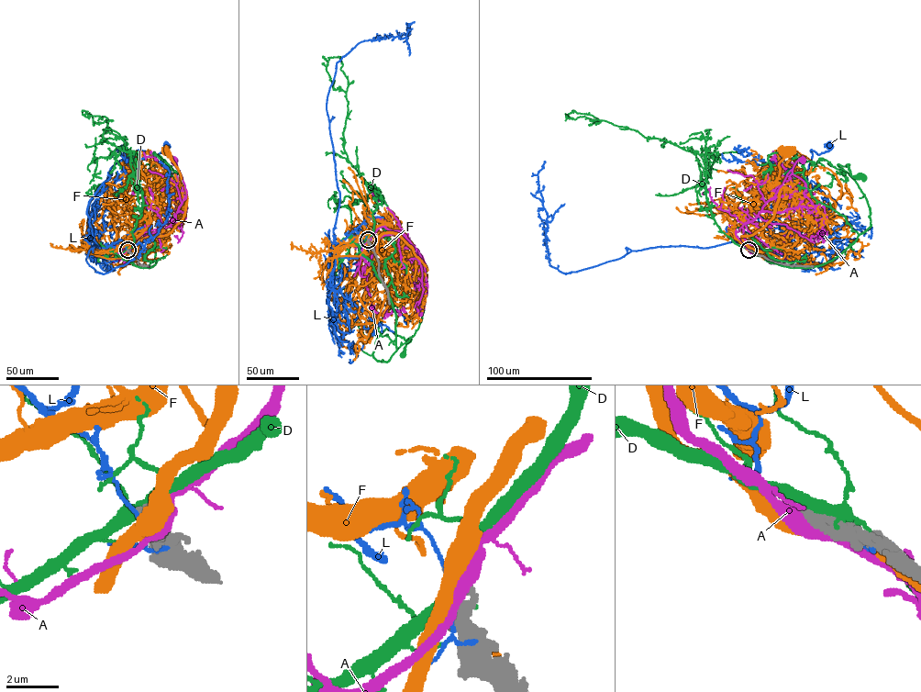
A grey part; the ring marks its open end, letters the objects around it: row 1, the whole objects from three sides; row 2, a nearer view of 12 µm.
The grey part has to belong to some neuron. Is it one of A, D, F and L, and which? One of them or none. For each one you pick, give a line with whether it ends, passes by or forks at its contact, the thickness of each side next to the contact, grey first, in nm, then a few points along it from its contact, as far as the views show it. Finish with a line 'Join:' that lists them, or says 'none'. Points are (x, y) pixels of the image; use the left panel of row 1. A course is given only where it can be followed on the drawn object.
Join: none

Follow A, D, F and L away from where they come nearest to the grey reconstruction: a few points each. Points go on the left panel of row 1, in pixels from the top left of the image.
A: (127, 251), (144, 231), (159, 228), (169, 221), (186, 197), (185, 185), (173, 160)
D: (127, 250), (118, 255), (140, 267), (155, 264), (156, 235), (132, 194), (147, 164), (168, 164), (162, 177)
F: (127, 250), (156, 215), (164, 192), (176, 185), (181, 178), (178, 168), (165, 150)
L: (127, 251), (116, 242), (95, 247), (90, 257), (88, 205), (113, 165), (138, 150), (158, 154), (167, 144)

